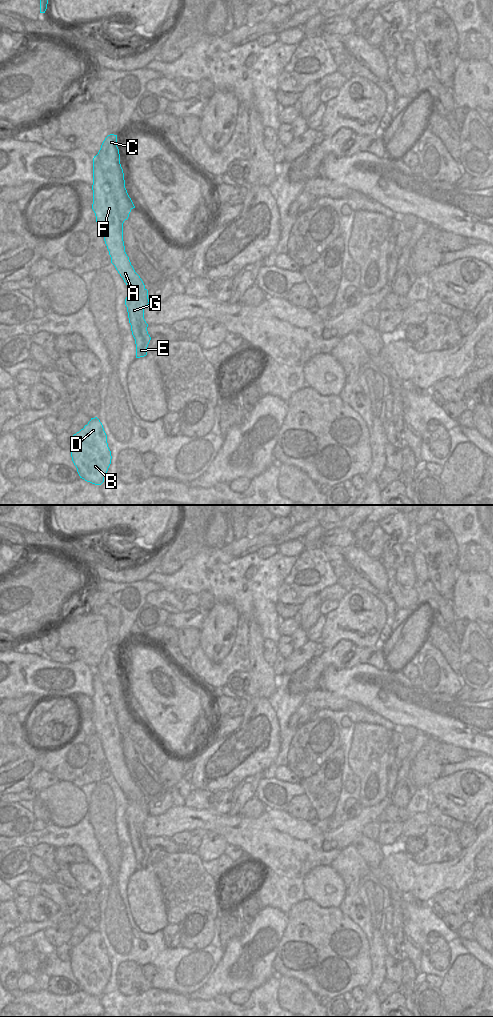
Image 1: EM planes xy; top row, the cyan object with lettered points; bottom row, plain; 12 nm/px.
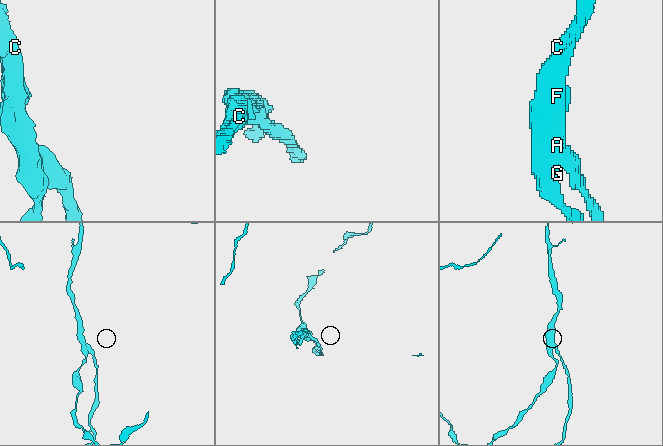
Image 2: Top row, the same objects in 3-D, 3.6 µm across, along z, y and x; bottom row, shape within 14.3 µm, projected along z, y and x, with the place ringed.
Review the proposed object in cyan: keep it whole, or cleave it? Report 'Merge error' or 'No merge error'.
Merge error

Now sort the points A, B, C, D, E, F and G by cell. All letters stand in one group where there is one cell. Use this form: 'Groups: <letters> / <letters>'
Groups: A F / B C D E G

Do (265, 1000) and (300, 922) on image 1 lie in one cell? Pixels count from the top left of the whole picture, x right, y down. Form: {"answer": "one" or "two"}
{"answer": "two"}

